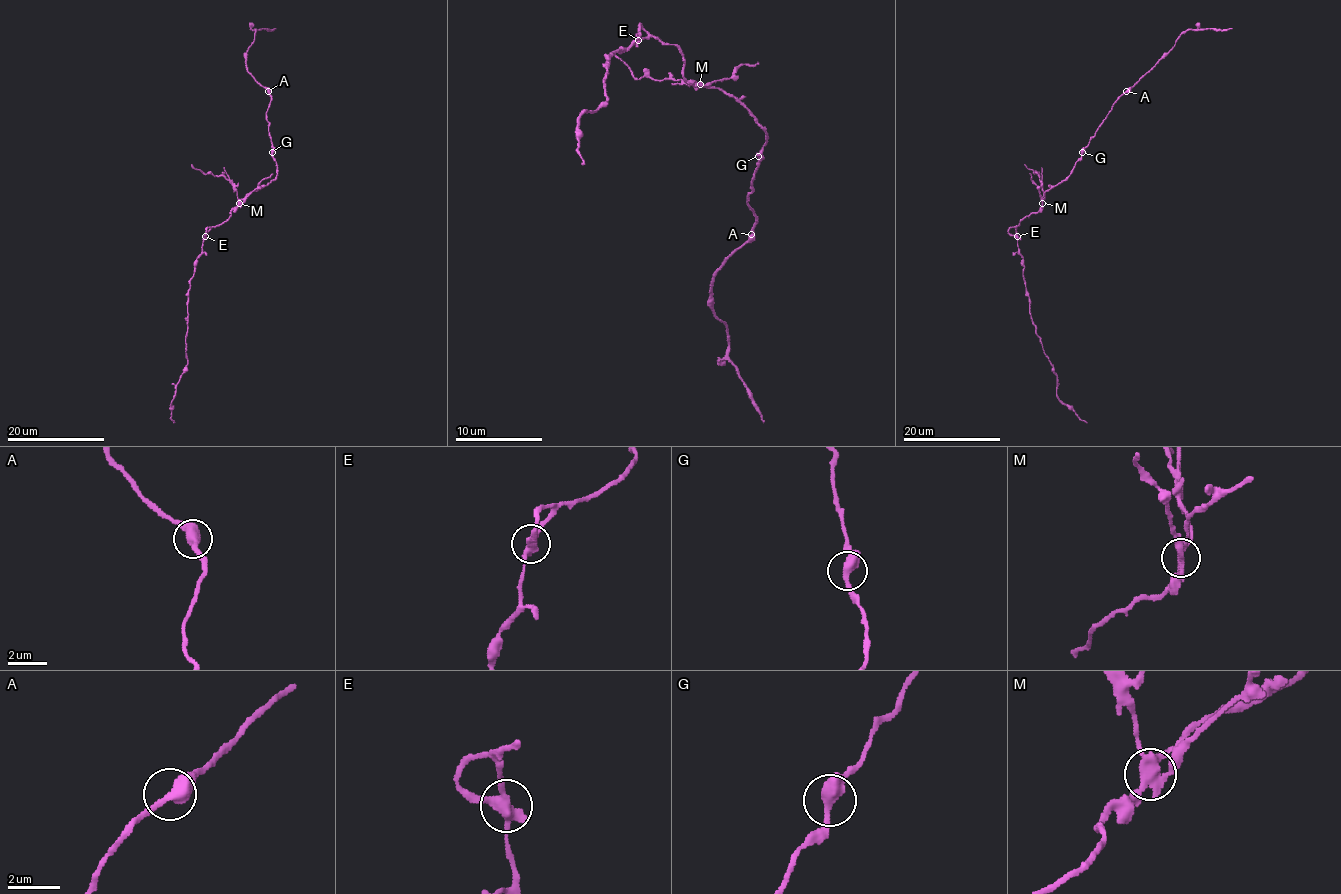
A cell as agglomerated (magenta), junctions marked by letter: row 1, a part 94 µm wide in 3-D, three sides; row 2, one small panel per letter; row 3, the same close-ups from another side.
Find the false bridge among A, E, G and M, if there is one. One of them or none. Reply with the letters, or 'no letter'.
M

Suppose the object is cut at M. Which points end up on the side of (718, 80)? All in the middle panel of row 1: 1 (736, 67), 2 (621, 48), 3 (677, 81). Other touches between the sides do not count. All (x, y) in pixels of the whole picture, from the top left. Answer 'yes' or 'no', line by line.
1: yes
2: no
3: yes

